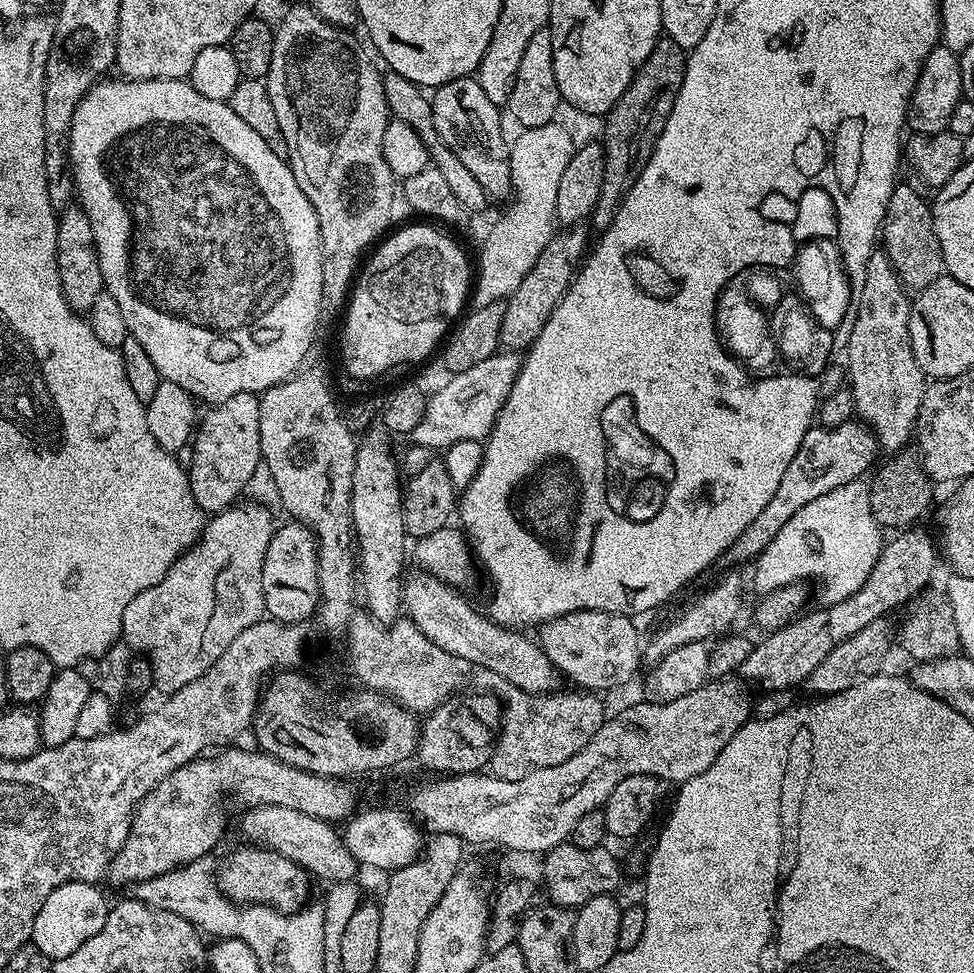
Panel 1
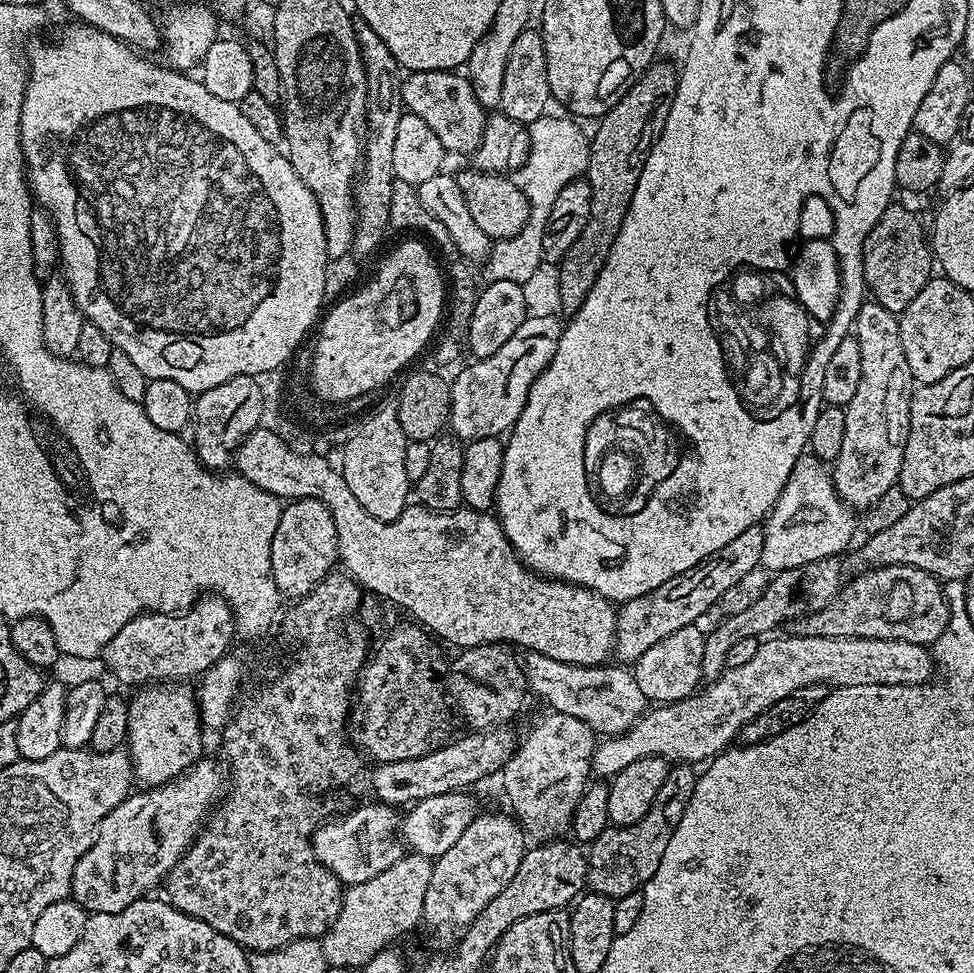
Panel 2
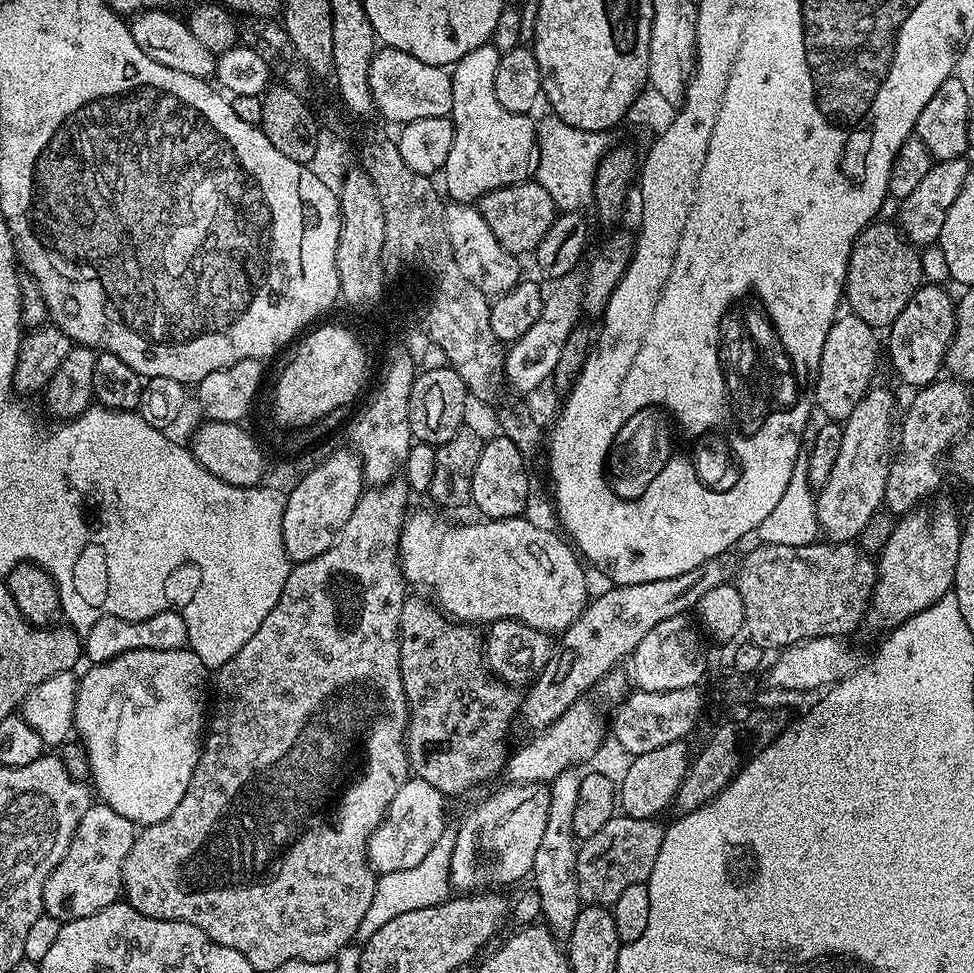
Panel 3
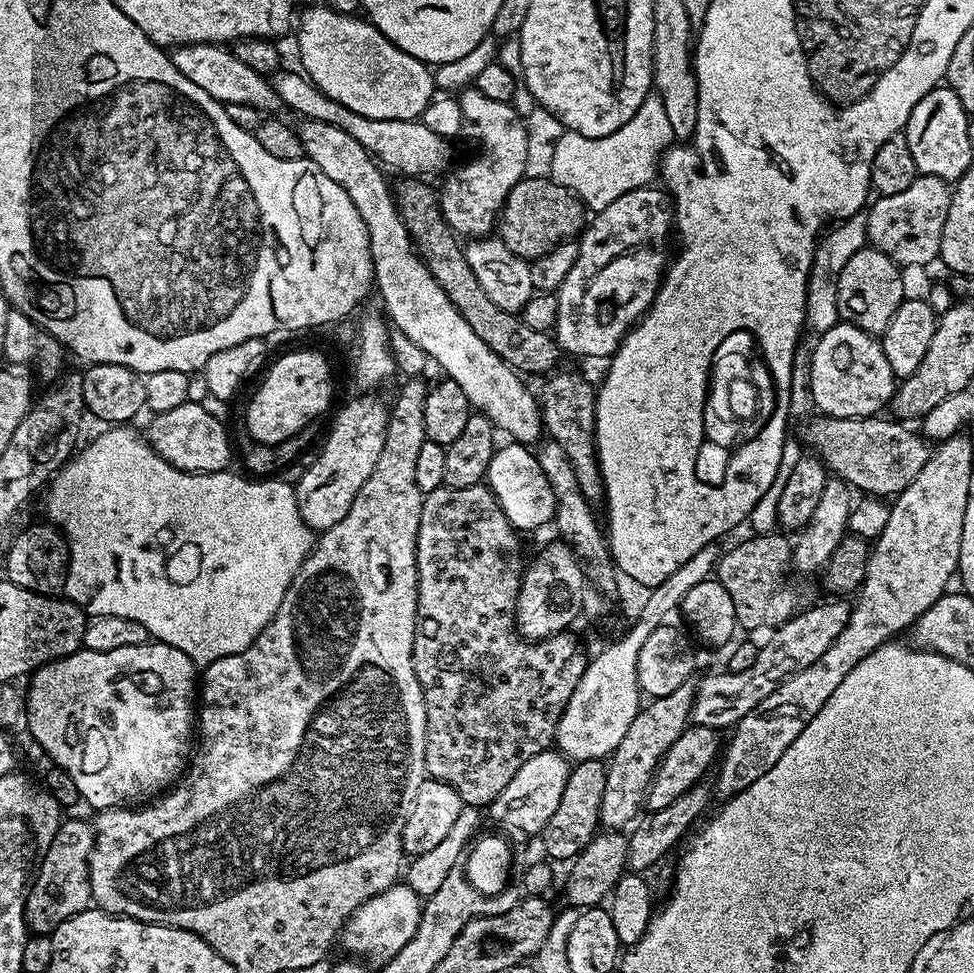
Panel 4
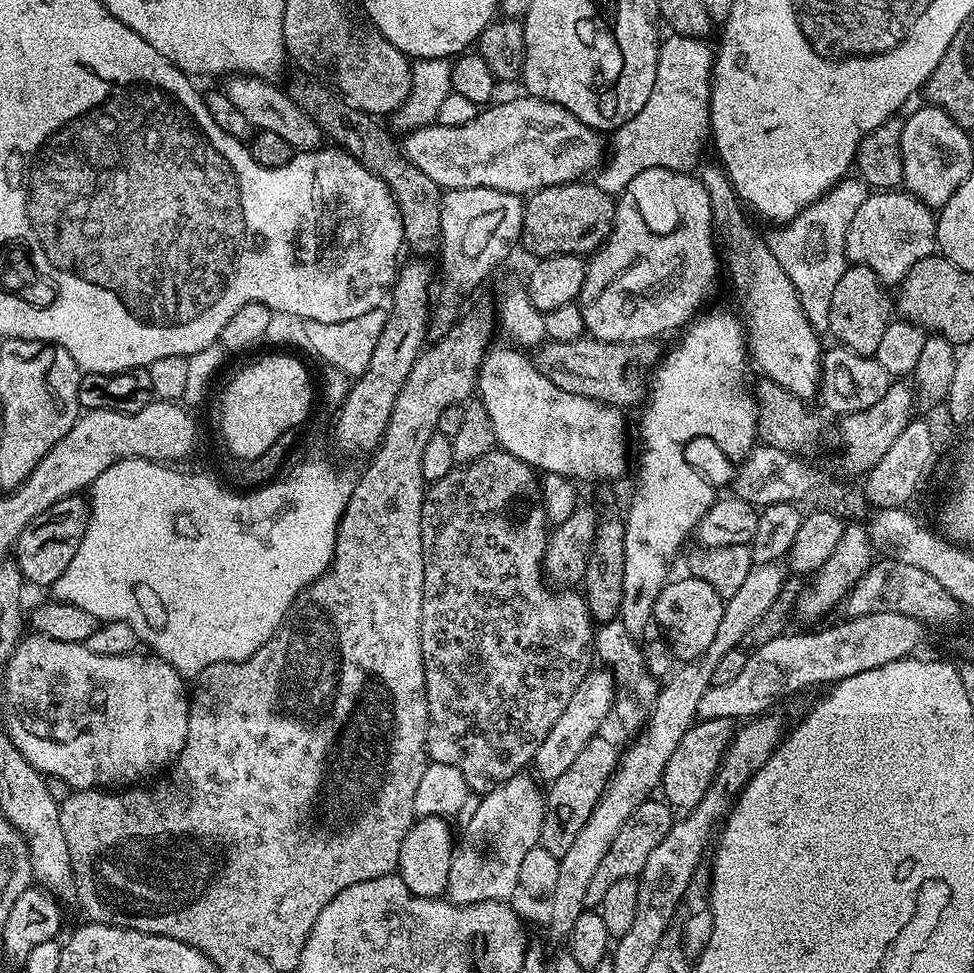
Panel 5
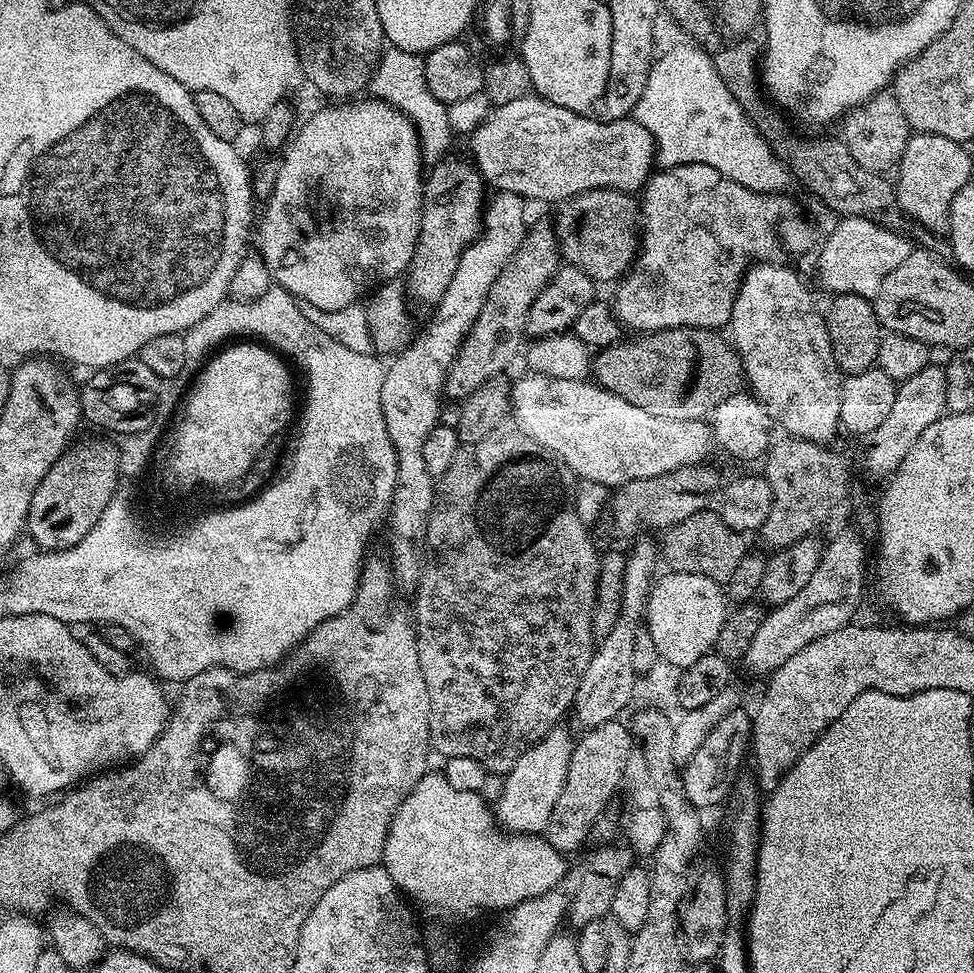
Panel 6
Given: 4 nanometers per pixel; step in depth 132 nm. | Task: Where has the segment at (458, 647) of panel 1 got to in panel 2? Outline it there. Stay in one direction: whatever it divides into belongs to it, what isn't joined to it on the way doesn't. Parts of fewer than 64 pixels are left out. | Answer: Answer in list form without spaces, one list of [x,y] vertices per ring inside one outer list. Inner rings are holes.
[[[525,651],[522,656],[524,676],[528,679],[528,691],[534,697],[541,696],[548,703],[547,707],[554,712],[565,712],[579,721],[590,726],[597,737],[623,736],[626,730],[630,730],[644,715],[650,702],[642,694],[638,687],[635,675],[624,666],[597,666],[595,668],[583,668],[577,664],[558,662],[554,658],[546,658],[546,654]]]

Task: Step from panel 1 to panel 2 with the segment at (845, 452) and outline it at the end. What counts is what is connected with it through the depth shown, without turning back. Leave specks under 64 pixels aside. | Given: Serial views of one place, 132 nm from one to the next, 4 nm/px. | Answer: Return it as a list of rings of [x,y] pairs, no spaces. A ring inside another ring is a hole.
[[[760,524],[750,526],[746,530],[742,530],[742,534],[738,534],[738,538],[726,542],[726,546],[722,546],[722,550],[718,550],[698,566],[670,578],[670,582],[662,582],[662,586],[658,586],[658,590],[650,590],[650,594],[642,594],[633,600],[623,601],[619,605],[616,614],[615,659],[620,659],[617,661],[624,666],[635,665],[636,660],[642,658],[642,654],[646,654],[646,650],[650,650],[650,646],[662,642],[662,638],[674,634],[674,630],[682,630],[682,626],[696,624],[699,621],[699,616],[706,615],[735,584],[742,583],[755,568],[759,569],[761,567],[760,559],[762,558],[763,541],[763,527]]]

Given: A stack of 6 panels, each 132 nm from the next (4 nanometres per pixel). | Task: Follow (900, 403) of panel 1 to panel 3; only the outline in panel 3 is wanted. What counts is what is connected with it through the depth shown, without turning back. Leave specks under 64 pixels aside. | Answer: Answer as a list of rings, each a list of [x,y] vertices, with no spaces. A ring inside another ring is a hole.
[[[879,386],[869,388],[862,402],[858,402],[847,420],[843,421],[842,427],[844,433],[838,459],[830,469],[826,486],[822,486],[815,497],[816,521],[820,523],[820,532],[837,544],[846,544],[860,537],[870,518],[881,511],[884,503],[890,464],[888,447],[894,444],[891,394]]]

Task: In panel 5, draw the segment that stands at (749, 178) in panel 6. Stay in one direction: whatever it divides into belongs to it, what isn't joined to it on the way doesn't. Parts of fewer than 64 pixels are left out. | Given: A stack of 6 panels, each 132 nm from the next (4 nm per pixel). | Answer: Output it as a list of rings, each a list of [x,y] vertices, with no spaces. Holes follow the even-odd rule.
[[[675,34],[669,35],[669,40],[659,45],[656,53],[656,77],[654,78],[654,90],[650,90],[650,98],[646,98],[646,102],[641,104],[640,109],[632,114],[629,120],[625,120],[621,128],[615,129],[610,136],[610,151],[607,153],[606,159],[602,167],[595,173],[594,182],[603,192],[609,194],[619,194],[624,191],[632,179],[638,174],[642,174],[642,170],[654,170],[655,168],[675,168],[677,170],[692,170],[697,167],[698,161],[701,159],[700,151],[703,150],[704,144],[710,140],[710,110],[708,103],[712,101],[712,61],[714,52],[711,47],[707,48],[705,41],[698,36],[678,36]],[[845,178],[813,204],[803,208],[793,220],[787,221],[783,225],[784,232],[767,233],[770,250],[793,283],[806,318],[817,330],[827,329],[830,322],[834,290],[850,263],[846,254],[846,230],[850,230],[854,213],[862,202],[866,202],[869,194],[870,189],[863,180]]]

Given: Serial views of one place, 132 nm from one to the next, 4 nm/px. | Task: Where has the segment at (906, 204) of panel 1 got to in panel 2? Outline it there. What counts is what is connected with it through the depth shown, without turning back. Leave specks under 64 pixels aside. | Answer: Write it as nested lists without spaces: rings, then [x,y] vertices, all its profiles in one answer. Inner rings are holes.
[[[899,202],[889,204],[864,243],[864,282],[871,299],[899,314],[918,298],[918,290],[933,276],[934,257],[925,225],[923,228],[919,218]]]

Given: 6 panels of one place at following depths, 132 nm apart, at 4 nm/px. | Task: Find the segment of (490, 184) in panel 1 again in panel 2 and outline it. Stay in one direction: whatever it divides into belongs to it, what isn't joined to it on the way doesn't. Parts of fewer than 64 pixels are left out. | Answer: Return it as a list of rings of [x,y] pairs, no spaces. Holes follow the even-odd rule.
[[[430,70],[429,72],[414,72],[405,75],[404,107],[407,111],[418,114],[418,118],[422,118],[422,122],[426,122],[426,126],[430,126],[430,130],[434,130],[434,134],[438,134],[438,138],[442,138],[445,153],[457,152],[460,156],[466,155],[467,152],[468,155],[475,153],[477,146],[481,144],[484,137],[488,117],[487,111],[478,102],[467,75],[461,74],[459,71],[439,72],[438,70]]]

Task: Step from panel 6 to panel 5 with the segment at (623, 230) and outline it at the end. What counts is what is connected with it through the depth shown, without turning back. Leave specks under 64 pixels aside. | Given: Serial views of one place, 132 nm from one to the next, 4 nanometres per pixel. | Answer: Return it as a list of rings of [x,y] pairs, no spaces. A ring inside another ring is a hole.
[[[573,182],[543,188],[524,200],[524,221],[520,231],[522,248],[533,252],[533,257],[571,256],[587,257],[608,240],[616,213],[616,200],[603,192],[595,182]]]

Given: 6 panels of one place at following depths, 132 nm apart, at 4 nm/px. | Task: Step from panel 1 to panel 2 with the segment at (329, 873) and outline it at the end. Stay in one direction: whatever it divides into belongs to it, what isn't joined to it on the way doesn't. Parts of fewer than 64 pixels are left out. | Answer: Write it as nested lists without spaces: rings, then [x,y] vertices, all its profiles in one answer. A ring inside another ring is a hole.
[[[371,803],[354,809],[341,820],[321,823],[312,833],[314,854],[345,886],[370,882],[370,878],[382,874],[382,870],[390,870],[406,852],[401,836],[401,813],[393,805]]]

